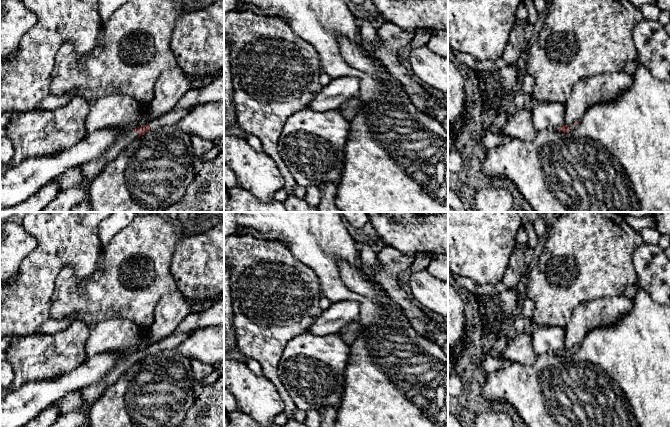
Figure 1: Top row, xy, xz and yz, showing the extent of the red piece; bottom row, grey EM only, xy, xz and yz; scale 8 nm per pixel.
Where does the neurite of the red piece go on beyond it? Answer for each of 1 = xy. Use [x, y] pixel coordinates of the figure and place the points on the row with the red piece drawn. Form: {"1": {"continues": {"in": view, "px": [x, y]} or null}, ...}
{"1": {"continues": {"in": "xy", "px": [65, 200]}}}

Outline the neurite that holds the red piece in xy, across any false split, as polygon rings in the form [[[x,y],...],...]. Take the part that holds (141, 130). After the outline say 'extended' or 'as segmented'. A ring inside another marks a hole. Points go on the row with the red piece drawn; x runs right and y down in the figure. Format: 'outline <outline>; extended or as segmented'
outline [[[192,107],[173,109],[144,126],[122,133],[103,155],[80,165],[83,180],[78,186],[60,191],[42,212],[70,212],[74,206],[85,200],[87,185],[130,143],[150,130],[176,125],[191,109]]]; extended

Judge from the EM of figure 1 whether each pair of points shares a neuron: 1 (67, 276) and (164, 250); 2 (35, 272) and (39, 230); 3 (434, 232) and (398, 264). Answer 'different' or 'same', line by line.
1: same
2: same
3: different

